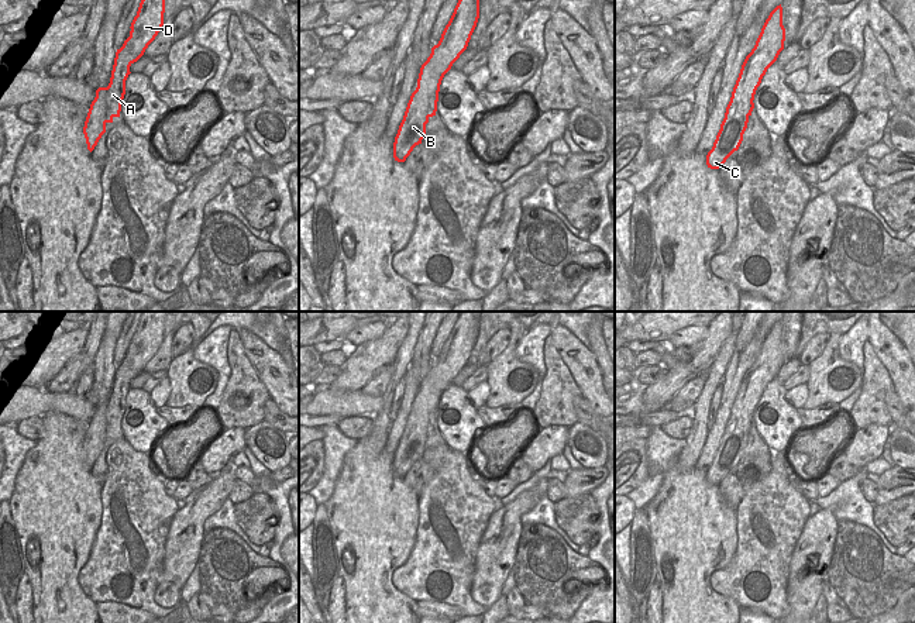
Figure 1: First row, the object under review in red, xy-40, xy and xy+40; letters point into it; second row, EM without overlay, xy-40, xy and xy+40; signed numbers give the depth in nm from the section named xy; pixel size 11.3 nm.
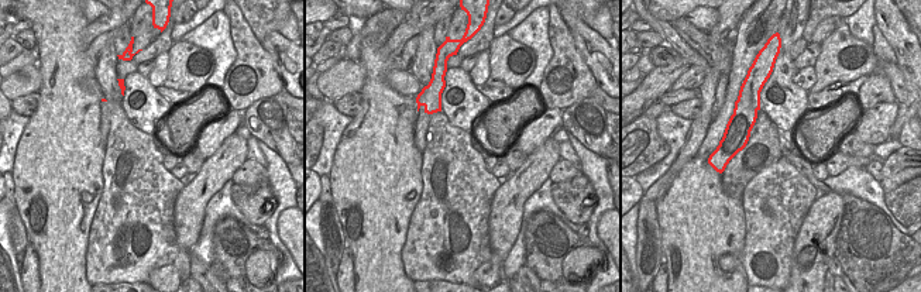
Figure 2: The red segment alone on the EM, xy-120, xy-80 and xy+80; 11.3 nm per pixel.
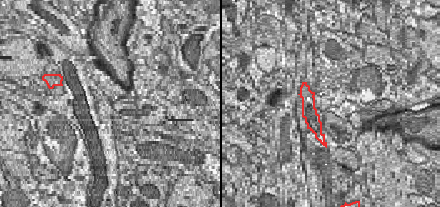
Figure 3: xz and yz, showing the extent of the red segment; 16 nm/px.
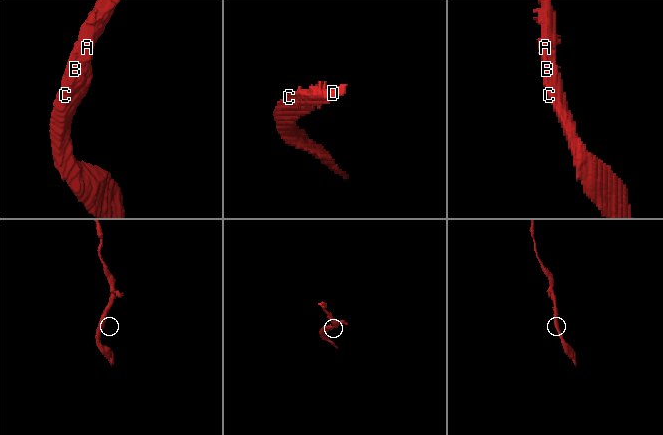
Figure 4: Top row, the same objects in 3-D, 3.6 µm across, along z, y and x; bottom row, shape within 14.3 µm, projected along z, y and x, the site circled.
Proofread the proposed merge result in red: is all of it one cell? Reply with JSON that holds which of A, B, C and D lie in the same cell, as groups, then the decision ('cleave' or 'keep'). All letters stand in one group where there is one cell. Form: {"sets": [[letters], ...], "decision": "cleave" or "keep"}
{"sets": [["A", "B", "C", "D"]], "decision": "keep"}

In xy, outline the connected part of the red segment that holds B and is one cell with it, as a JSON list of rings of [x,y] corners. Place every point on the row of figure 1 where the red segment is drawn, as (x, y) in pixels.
[[[458,0],[454,13],[446,25],[441,38],[437,45],[431,48],[431,54],[422,65],[417,87],[412,93],[407,103],[403,120],[399,125],[398,134],[393,142],[393,158],[398,162],[405,162],[413,148],[422,144],[426,134],[426,124],[429,118],[436,116],[440,85],[444,75],[451,69],[453,63],[467,49],[471,35],[477,27],[479,18],[479,0]]]

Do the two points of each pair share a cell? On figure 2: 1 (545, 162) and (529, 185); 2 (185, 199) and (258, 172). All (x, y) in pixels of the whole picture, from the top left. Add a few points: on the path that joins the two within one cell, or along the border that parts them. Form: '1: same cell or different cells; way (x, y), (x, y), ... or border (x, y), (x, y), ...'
1: same cell; way (539, 168), (529, 179)
2: different cells; border (247, 158), (230, 178)

